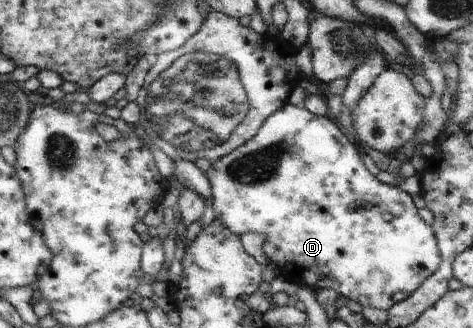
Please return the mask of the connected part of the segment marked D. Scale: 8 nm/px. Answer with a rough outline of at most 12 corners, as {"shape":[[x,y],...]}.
{"shape":[[287,102],[212,162],[284,279],[389,312],[439,270],[413,196]]}

